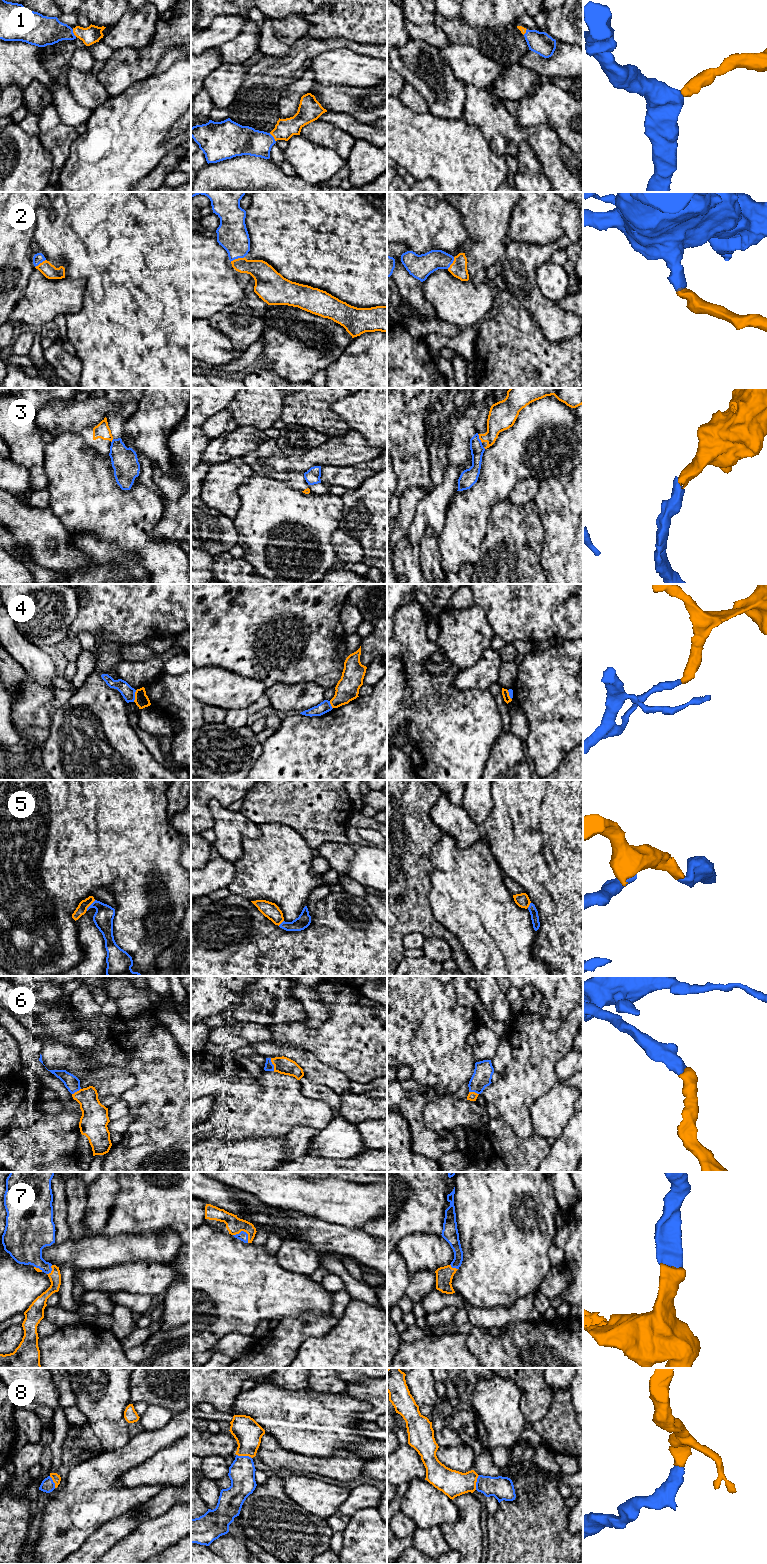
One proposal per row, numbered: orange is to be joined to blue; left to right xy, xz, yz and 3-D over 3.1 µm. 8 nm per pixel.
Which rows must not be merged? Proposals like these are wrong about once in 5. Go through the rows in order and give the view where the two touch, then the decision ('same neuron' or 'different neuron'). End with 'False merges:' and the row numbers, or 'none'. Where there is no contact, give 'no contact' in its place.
1: xz | same neuron
2: xz | same neuron
3: yz | different neuron
4: xy | different neuron
5: xy | same neuron
6: xz | same neuron
7: xz | same neuron
8: xz | same neuron
False merges: 3, 4

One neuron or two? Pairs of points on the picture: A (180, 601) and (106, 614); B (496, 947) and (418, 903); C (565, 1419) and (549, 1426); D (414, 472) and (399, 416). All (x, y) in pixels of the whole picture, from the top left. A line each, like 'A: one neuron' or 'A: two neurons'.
A: one neuron
B: two neurons
C: one neuron
D: one neuron

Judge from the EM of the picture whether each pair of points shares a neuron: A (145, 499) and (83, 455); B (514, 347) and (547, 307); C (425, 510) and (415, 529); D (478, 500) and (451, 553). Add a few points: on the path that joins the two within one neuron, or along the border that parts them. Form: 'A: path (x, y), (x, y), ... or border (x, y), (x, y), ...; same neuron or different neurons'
A: path (128, 499), (121, 499), (94, 472); same neuron
B: border (520, 302), (548, 340); different neurons
C: path (425, 515), (419, 524); same neuron
D: path (468, 513), (461, 540); same neuron

